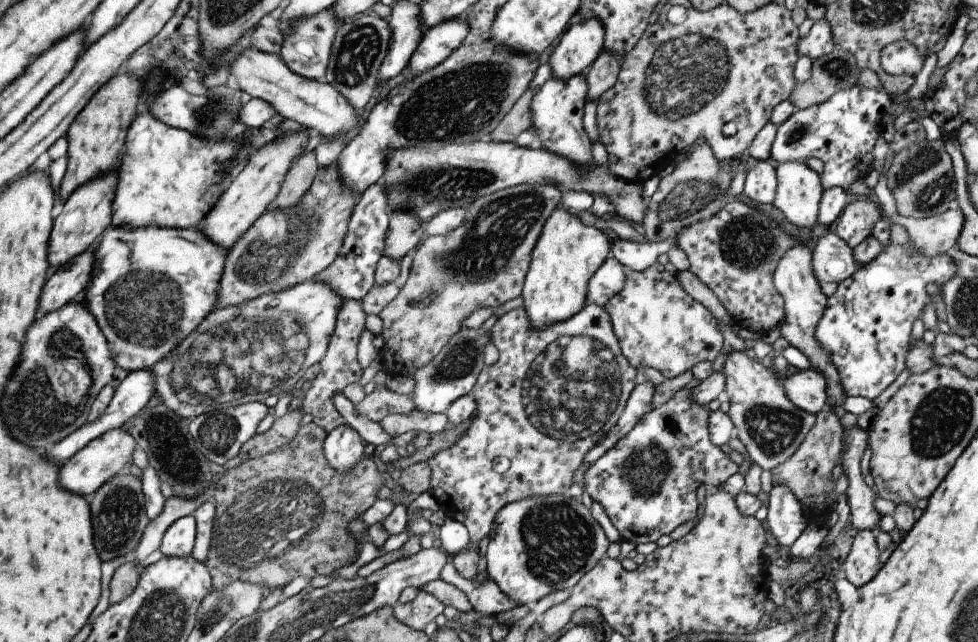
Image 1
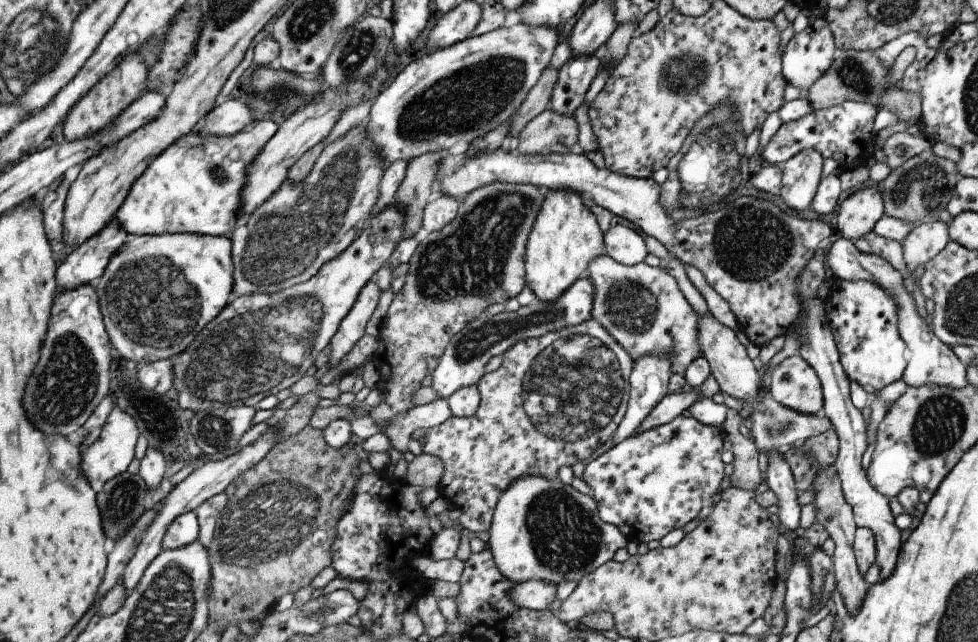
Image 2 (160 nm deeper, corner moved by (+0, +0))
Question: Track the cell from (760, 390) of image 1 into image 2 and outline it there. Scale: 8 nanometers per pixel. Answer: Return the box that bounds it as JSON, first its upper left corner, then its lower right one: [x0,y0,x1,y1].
[696,312,831,454]

